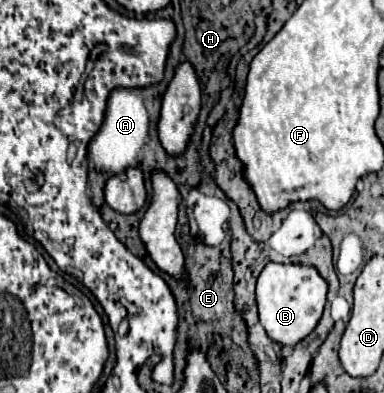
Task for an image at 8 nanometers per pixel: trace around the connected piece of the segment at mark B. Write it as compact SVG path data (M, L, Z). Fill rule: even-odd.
M267 263L257 279L259 319L267 335L287 347L305 339L319 323L327 301L327 281L311 265L301 263Z

